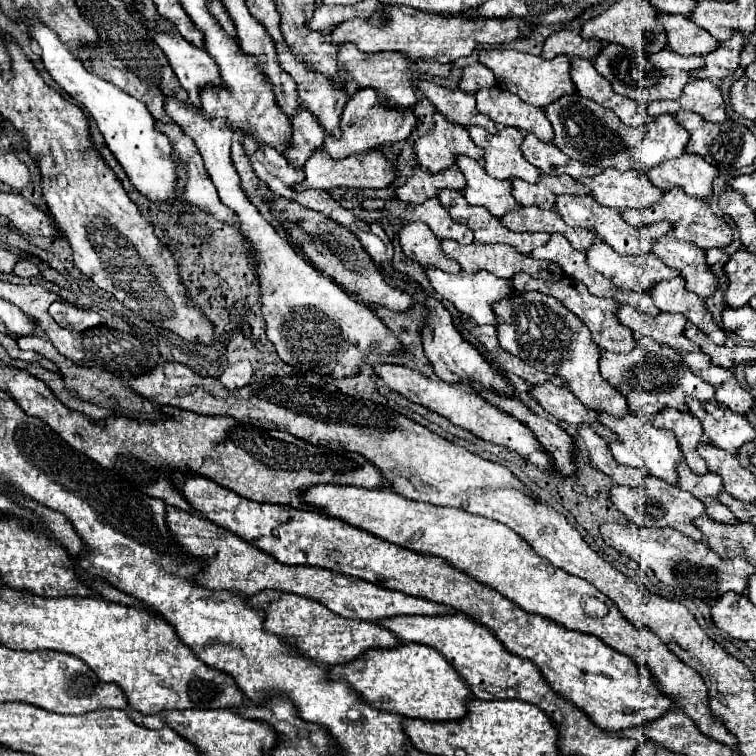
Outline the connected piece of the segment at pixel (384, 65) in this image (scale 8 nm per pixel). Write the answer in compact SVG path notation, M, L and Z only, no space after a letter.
M346 42L340 46L338 62L348 68L350 78L356 78L358 88L376 88L378 96L382 102L388 106L400 106L400 108L410 108L416 104L416 92L414 92L414 82L412 82L412 70L410 70L410 60L400 54L400 52L378 52L378 54L364 54L360 52L354 44Z

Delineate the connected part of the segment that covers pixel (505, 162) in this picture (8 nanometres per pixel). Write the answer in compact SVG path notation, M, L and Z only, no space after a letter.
M470 126L470 138L484 150L484 168L496 180L522 178L526 182L538 182L540 170L532 166L520 152L522 132L516 128L502 128L498 134L488 134L484 128Z

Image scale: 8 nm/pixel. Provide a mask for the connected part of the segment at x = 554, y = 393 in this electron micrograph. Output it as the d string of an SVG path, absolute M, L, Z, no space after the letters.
M544 382L544 384L532 388L532 396L540 402L540 406L542 406L548 414L556 416L558 420L568 422L568 424L574 424L574 426L590 424L604 440L614 442L616 436L612 434L612 430L608 430L606 426L602 426L602 424L598 422L596 412L588 410L568 388L564 388L564 386L554 386L552 382Z

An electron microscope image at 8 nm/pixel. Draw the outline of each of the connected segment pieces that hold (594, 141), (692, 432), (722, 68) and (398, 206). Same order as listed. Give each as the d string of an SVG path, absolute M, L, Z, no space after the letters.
M580 94L562 96L554 104L546 106L544 112L552 122L552 128L556 134L552 144L558 146L570 158L590 166L598 166L598 168L612 166L618 170L632 168L632 170L646 172L664 160L678 158L684 152L686 142L690 140L690 134L670 114L662 114L650 124L632 128L622 124L612 110L588 98L582 98Z
M662 410L658 416L656 416L656 422L658 426L664 426L664 428L674 428L676 432L676 438L680 440L692 440L692 444L700 444L700 436L702 436L702 424L698 422L698 418L694 418L692 414L682 414L678 410Z
M736 32L734 38L730 38L728 46L722 46L708 56L704 56L706 66L692 72L692 78L702 80L724 80L732 76L740 66L740 52L746 46L746 36L742 32Z
M430 198L420 206L414 204L404 204L402 200L366 200L364 202L366 210L388 210L396 218L404 222L424 222L430 226L430 230L440 238L440 240L454 240L458 244L472 244L474 236L472 230L466 228L464 224L456 224L450 220L448 212L444 206L440 206L438 198Z

